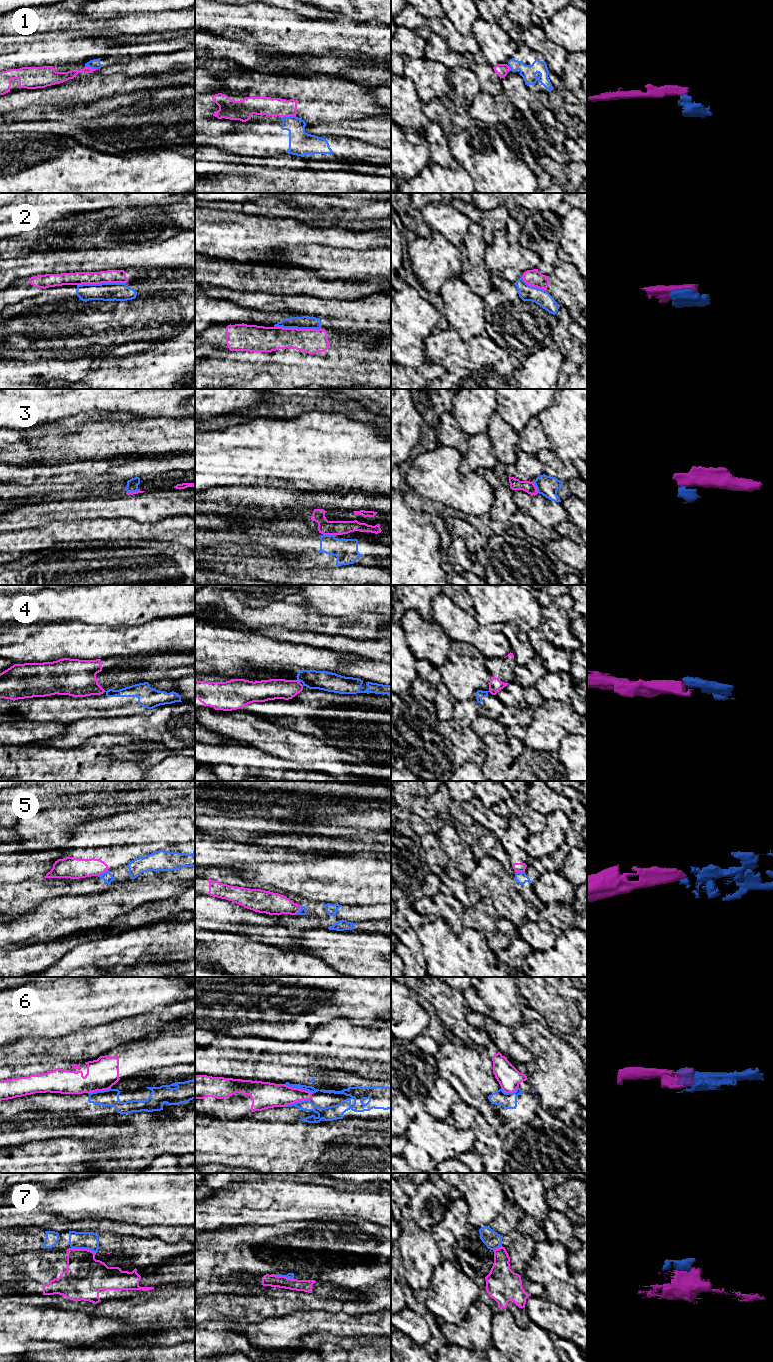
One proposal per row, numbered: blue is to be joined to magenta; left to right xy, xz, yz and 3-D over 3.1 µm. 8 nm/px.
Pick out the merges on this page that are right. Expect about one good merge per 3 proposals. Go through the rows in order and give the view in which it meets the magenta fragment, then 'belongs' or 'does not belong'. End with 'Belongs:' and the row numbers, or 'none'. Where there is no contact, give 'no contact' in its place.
1: xz | does not belong
2: xy | does not belong
3: xz | does not belong
4: xz | does not belong
5: xy | does not belong
6: xz | does not belong
7: xy | does not belong
Belongs: none

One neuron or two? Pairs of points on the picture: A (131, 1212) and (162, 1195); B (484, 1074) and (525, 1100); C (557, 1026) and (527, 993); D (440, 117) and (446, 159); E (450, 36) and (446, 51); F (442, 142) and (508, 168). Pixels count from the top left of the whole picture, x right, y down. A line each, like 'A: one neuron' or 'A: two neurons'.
A: one neuron
B: one neuron
C: one neuron
D: one neuron
E: two neurons
F: two neurons

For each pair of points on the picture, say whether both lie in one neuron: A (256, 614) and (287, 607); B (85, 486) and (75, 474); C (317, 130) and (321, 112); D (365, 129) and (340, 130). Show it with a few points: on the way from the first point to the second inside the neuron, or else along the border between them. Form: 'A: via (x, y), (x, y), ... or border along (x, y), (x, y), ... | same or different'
A: via (264, 614), (279, 613) | same
B: border along (83, 480), (60, 484) | different
C: border along (342, 121), (317, 122), (308, 125) | different
D: via (359, 129), (346, 129) | same

